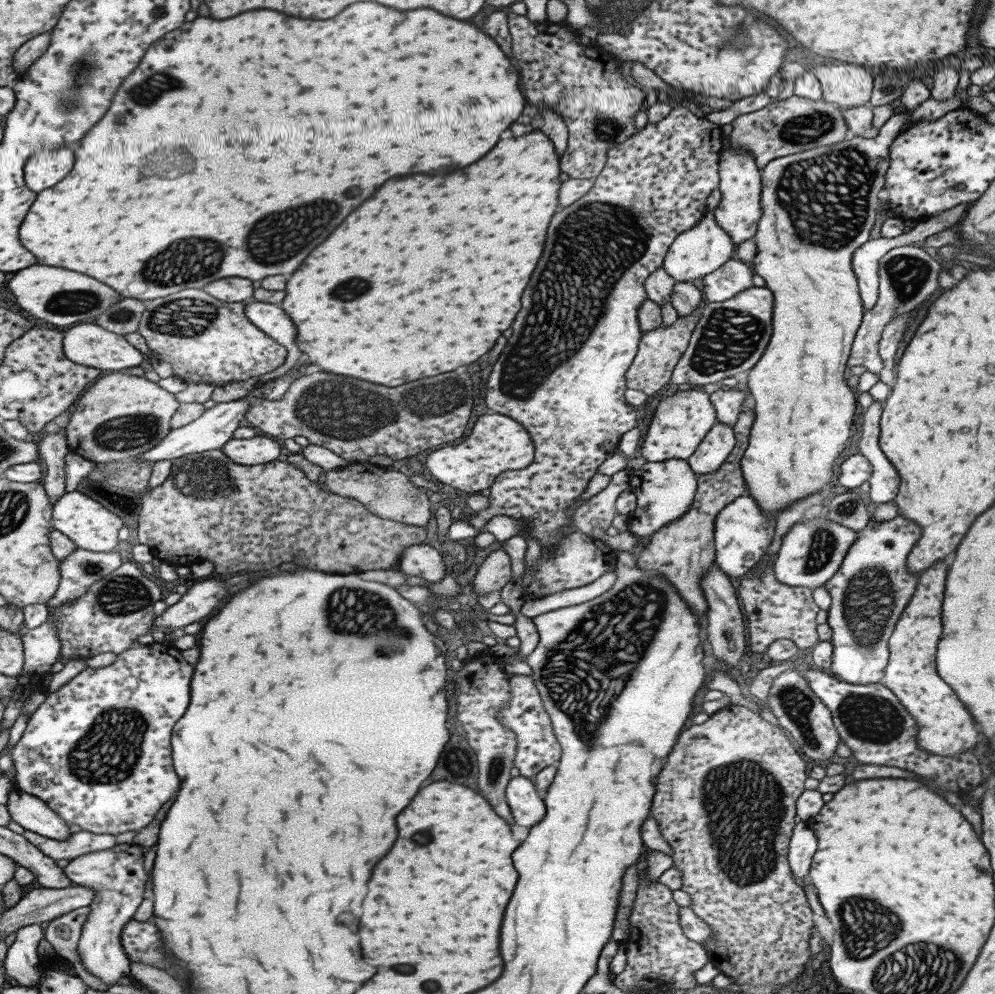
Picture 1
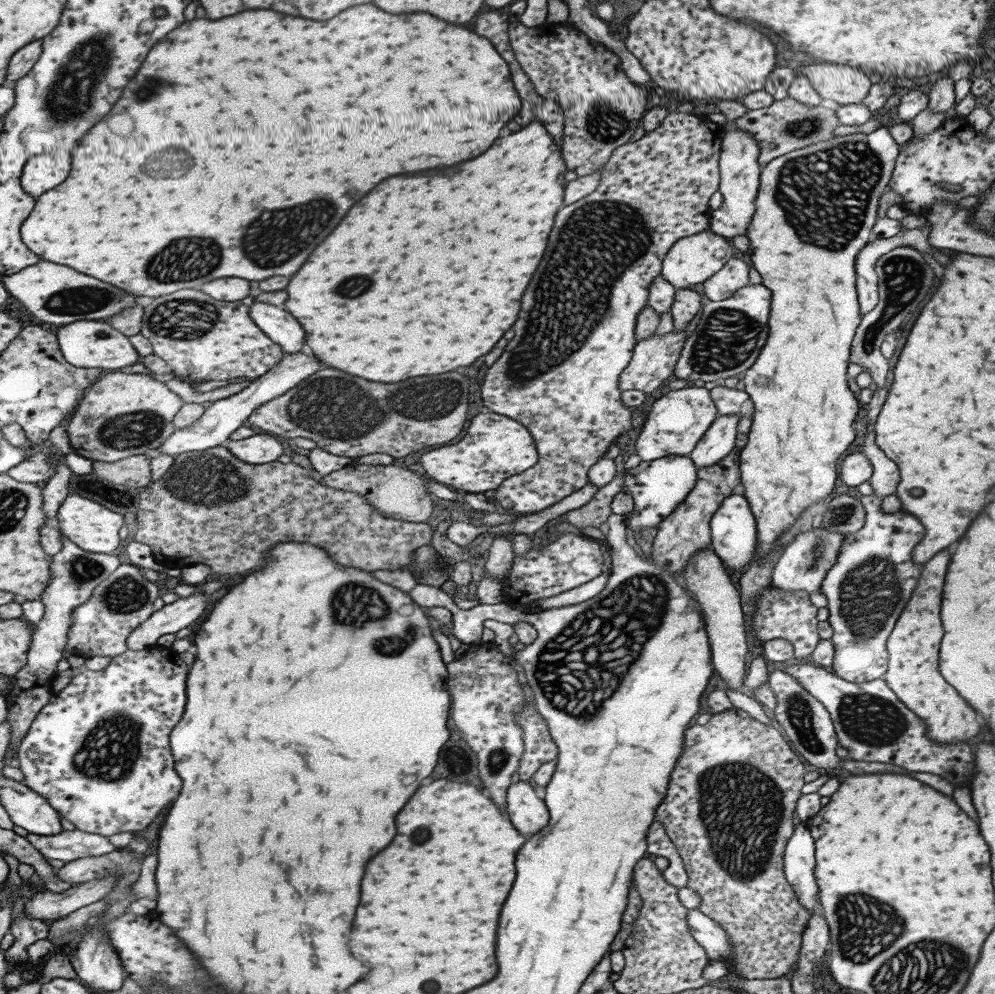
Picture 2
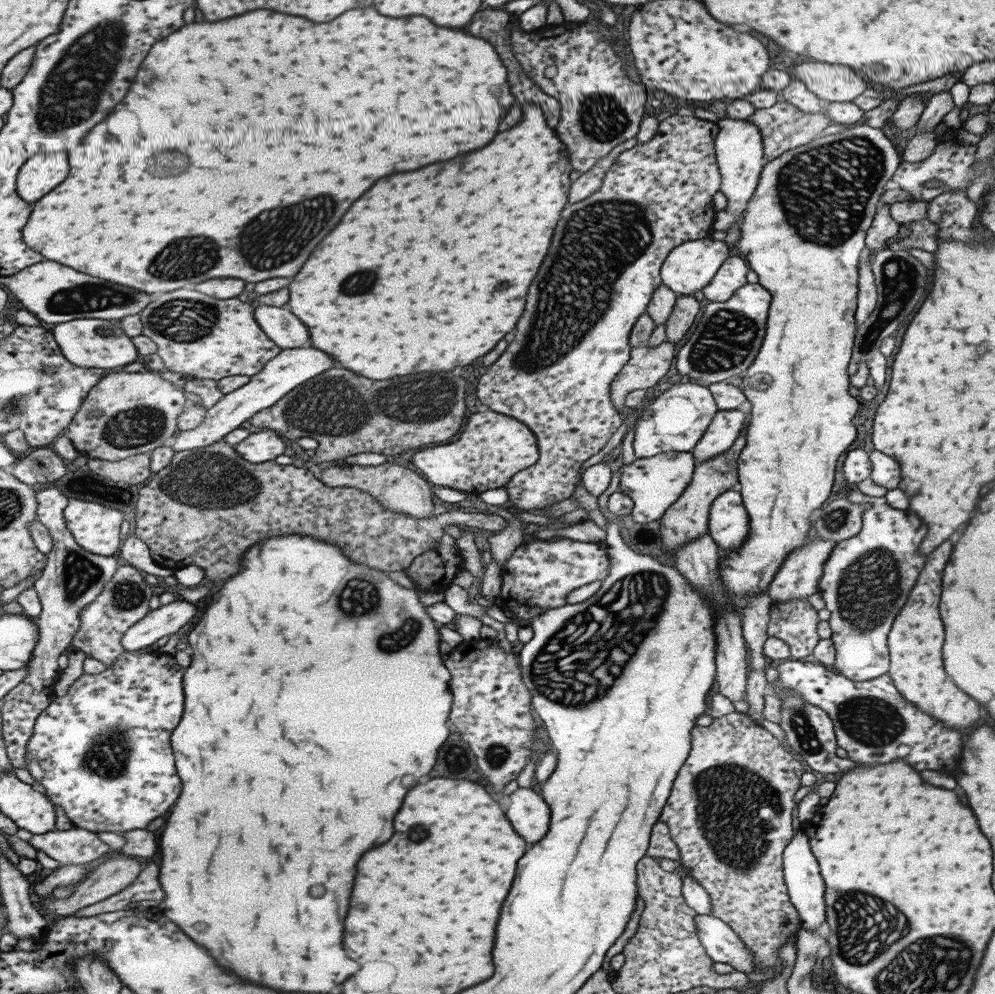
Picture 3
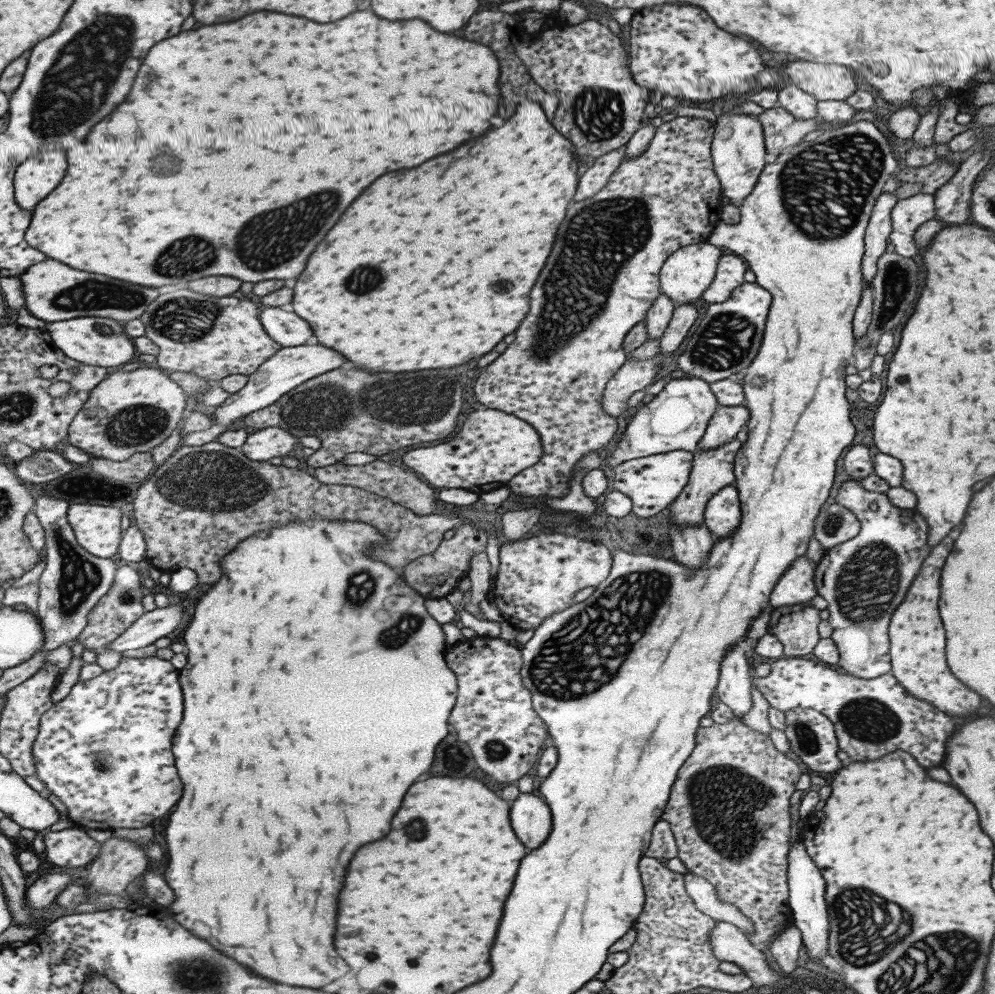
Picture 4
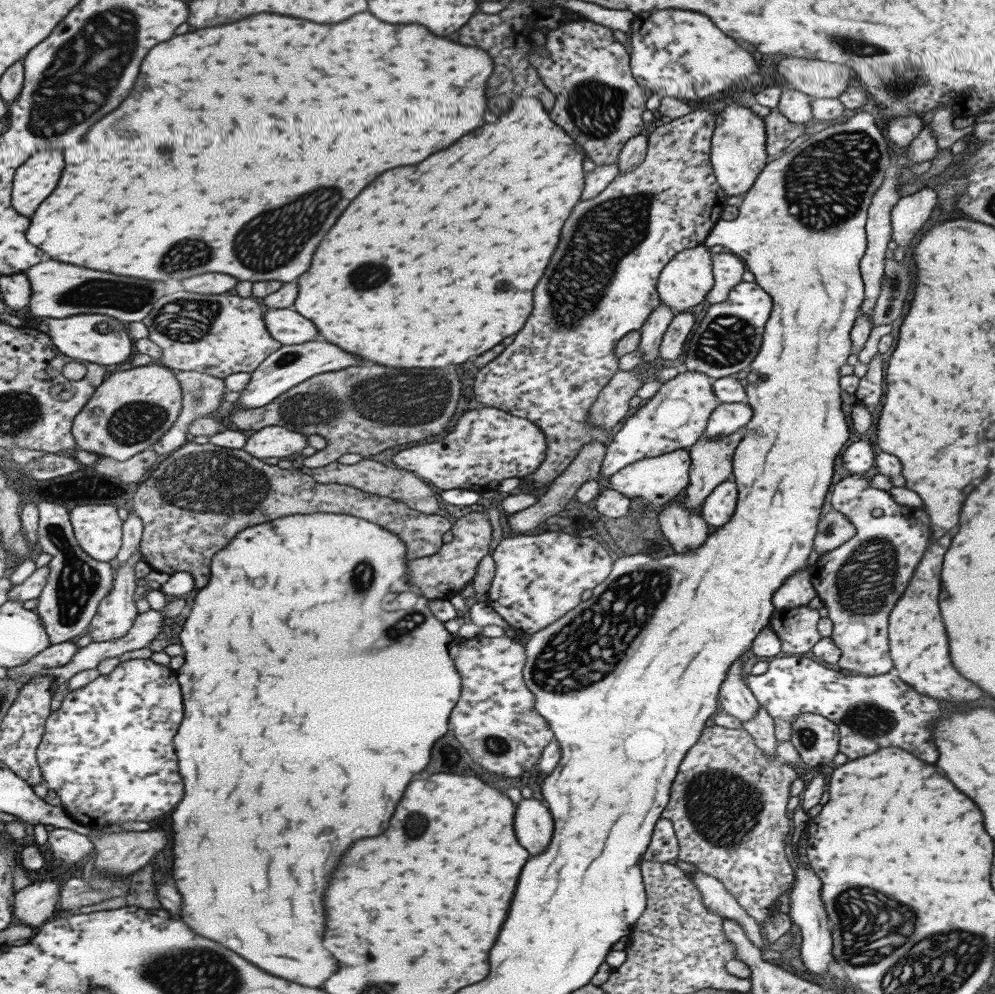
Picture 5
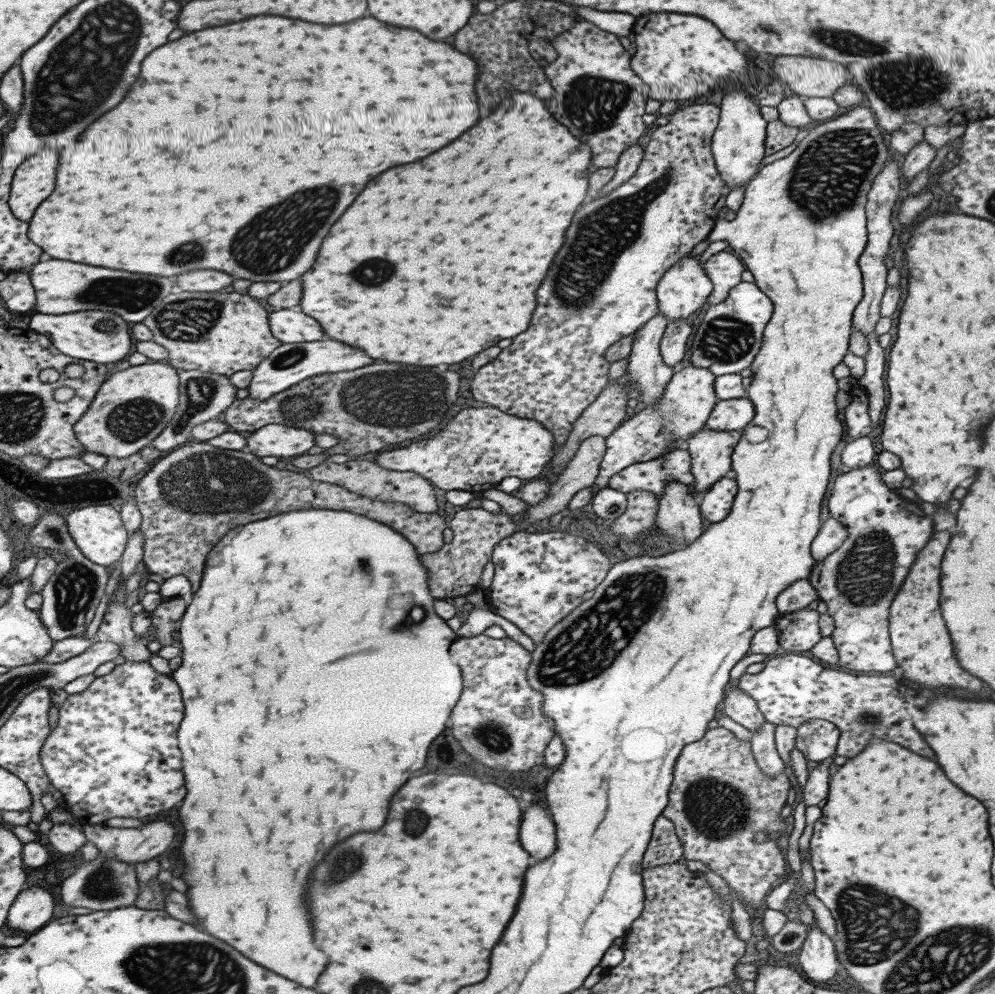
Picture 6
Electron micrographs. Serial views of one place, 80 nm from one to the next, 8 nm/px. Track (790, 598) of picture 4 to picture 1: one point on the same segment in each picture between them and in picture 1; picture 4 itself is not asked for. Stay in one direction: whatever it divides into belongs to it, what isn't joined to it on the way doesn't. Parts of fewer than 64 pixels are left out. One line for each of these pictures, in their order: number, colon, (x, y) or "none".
1: (808, 555)
2: (802, 563)
3: (798, 577)

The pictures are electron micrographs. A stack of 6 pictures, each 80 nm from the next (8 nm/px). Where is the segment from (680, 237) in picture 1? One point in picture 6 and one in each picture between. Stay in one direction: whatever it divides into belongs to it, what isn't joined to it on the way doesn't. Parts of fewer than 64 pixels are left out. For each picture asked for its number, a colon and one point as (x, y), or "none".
2: (692, 259)
3: (688, 267)
4: (686, 273)
5: (684, 281)
6: (683, 289)

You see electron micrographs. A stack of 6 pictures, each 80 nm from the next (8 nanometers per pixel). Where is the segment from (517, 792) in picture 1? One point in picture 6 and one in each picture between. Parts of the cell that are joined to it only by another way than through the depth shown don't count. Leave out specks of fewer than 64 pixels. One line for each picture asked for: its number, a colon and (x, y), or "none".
2: (527, 812)
3: (528, 813)
4: (529, 815)
5: (533, 824)
6: (536, 833)

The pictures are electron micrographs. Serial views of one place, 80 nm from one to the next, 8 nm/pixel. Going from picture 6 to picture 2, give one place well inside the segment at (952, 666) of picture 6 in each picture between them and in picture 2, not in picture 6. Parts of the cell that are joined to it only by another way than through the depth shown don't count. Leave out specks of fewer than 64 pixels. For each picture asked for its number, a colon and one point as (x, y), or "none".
2: (912, 674)
3: (914, 640)
4: (916, 645)
5: (917, 644)

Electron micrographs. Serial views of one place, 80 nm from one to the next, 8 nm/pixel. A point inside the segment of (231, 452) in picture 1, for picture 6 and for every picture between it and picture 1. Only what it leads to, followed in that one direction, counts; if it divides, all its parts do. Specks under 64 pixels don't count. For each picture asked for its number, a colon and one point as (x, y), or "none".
2: (259, 448)
3: (259, 447)
4: (264, 444)
5: (271, 441)
6: (281, 441)

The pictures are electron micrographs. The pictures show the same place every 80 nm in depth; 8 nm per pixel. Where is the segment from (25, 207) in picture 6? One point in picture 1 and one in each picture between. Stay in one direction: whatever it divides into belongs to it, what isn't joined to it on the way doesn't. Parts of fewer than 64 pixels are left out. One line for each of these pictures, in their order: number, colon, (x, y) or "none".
1: (42, 170)
2: (41, 172)
3: (40, 173)
4: (36, 176)
5: (33, 180)

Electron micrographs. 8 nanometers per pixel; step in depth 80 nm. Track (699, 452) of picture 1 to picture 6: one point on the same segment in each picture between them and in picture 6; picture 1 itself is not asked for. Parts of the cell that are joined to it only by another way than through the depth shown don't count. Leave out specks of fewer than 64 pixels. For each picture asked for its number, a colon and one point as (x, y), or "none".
2: (717, 441)
3: (724, 427)
4: (726, 421)
5: (727, 417)
6: (735, 414)

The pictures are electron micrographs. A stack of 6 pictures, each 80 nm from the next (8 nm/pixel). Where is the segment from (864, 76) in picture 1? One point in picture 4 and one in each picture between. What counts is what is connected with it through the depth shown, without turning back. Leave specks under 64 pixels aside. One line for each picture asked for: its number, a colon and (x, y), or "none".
2: (841, 84)
3: (835, 83)
4: (822, 81)

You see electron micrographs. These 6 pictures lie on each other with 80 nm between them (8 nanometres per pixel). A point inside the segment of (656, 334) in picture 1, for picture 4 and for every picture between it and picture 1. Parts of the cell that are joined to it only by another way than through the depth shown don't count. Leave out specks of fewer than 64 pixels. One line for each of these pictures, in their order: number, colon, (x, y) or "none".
2: (653, 358)
3: (646, 364)
4: (634, 375)

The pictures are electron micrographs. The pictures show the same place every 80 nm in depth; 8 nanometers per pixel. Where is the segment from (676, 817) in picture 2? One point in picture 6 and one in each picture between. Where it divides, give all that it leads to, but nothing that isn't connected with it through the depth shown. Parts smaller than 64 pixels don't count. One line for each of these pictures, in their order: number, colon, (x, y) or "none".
3: (728, 812)
4: (728, 809)
5: (727, 801)
6: (718, 798)

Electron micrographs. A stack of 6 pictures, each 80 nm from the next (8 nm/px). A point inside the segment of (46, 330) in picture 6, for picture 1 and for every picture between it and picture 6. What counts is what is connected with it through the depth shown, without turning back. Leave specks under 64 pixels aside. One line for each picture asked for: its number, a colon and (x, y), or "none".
1: (87, 344)
2: (85, 344)
3: (86, 342)
4: (96, 341)
5: (94, 338)

